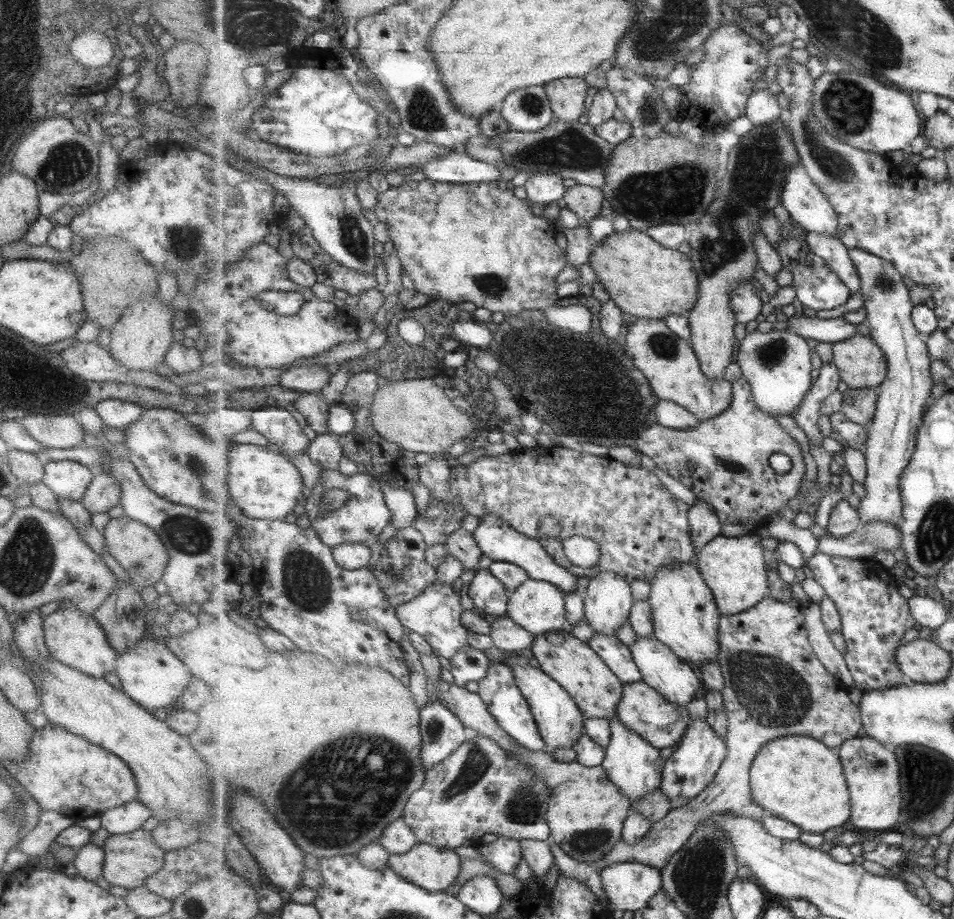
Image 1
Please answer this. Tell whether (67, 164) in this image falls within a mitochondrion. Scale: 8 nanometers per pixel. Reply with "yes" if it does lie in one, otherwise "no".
yes

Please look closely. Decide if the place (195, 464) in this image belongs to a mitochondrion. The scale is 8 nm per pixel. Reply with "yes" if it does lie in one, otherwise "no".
yes

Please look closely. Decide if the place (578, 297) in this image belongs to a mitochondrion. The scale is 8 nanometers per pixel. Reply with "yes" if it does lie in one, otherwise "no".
no

